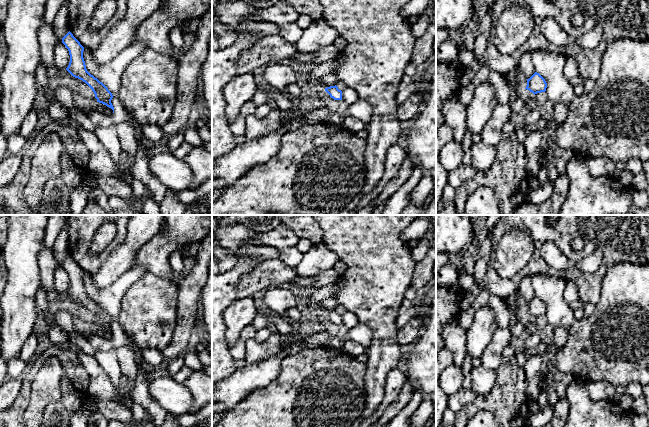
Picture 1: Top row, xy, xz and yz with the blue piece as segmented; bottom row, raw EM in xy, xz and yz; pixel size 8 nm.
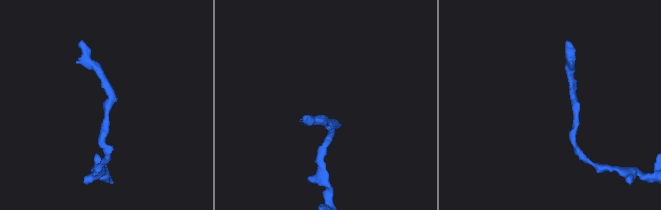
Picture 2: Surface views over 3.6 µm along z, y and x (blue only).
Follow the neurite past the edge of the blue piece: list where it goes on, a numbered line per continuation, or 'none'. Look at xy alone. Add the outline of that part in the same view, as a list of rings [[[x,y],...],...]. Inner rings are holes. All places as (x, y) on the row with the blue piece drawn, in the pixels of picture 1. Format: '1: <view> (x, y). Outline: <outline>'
none

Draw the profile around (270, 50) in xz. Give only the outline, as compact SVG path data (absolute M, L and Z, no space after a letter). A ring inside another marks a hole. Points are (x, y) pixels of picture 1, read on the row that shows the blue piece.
M265 36L255 43L247 52L243 53L237 62L237 74L253 73L260 66L269 66L284 63L286 60L294 59L298 53L295 43L289 43L281 36Z

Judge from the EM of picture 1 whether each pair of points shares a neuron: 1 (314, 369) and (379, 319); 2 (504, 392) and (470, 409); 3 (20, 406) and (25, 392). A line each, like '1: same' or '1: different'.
1: different
2: same
3: same

